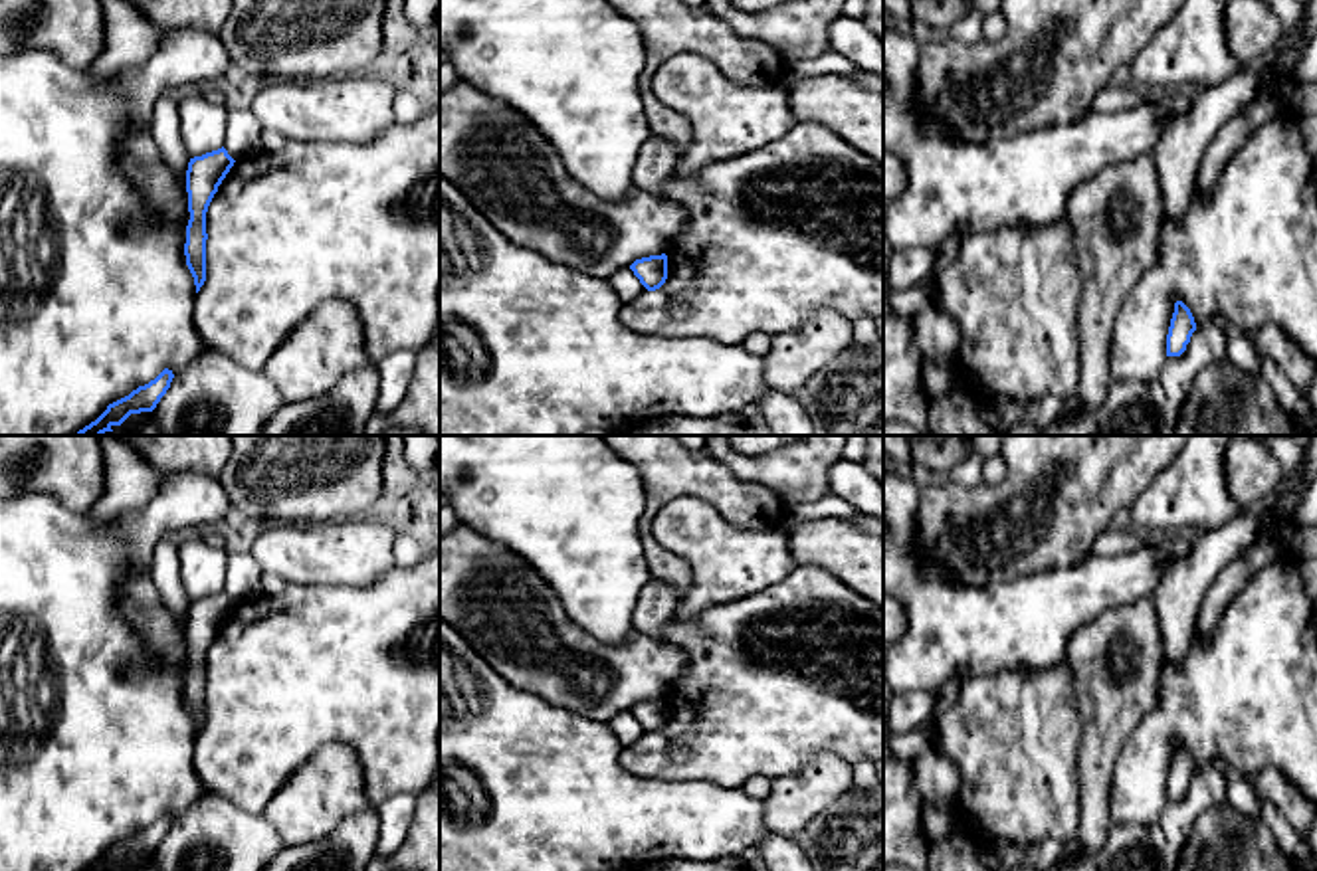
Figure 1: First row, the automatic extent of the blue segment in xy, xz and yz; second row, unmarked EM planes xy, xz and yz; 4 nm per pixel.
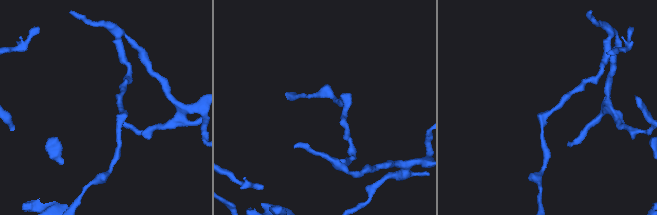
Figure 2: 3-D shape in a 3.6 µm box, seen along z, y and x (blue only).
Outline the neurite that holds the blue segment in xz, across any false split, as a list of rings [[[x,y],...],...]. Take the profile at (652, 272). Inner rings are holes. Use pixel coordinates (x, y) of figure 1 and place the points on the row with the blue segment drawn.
[[[463,81],[440,91],[440,174],[521,247],[598,279],[610,279],[618,269],[630,267],[648,291],[659,289],[667,279],[665,253],[685,220],[681,208],[634,184],[622,200],[592,194],[566,172],[551,143],[519,111]]]

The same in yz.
[[[1176,301],[1166,335],[1166,356],[1180,356],[1186,350],[1194,331],[1196,323],[1190,309],[1182,301]]]

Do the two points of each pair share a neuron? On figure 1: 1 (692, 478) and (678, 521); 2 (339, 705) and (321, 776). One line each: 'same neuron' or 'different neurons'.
1: different neurons
2: different neurons

